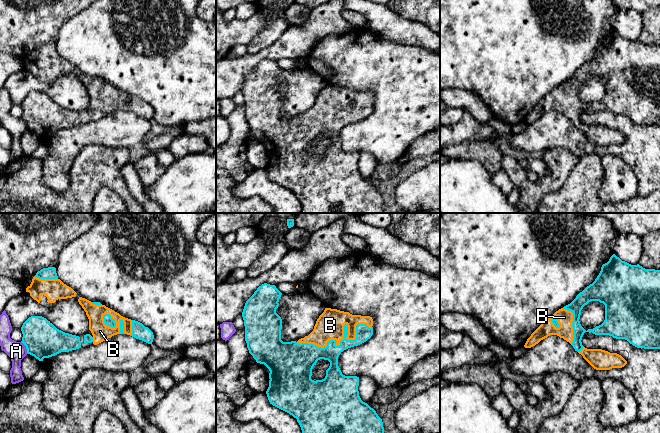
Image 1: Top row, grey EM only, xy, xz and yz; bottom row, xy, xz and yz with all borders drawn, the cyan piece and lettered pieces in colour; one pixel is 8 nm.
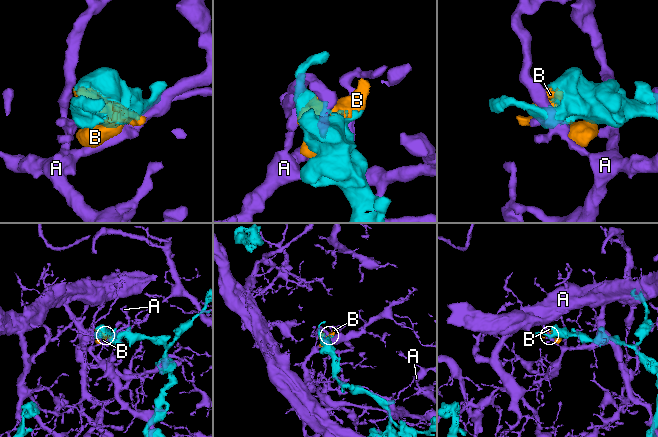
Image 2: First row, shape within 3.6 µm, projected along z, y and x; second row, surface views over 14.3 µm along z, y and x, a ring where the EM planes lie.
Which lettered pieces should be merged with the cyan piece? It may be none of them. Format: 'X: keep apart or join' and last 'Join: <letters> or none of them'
A: keep apart
B: join
Join: B

